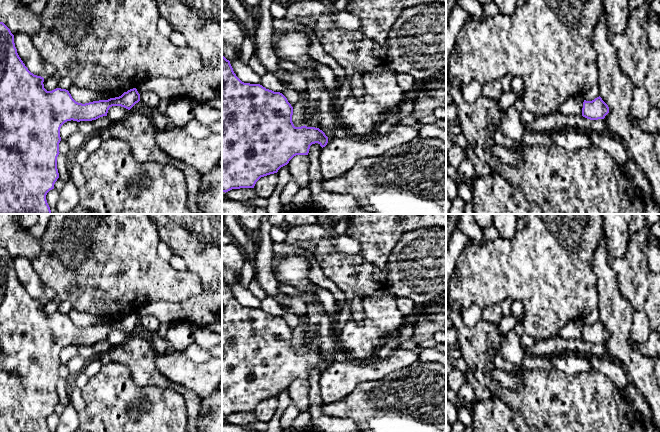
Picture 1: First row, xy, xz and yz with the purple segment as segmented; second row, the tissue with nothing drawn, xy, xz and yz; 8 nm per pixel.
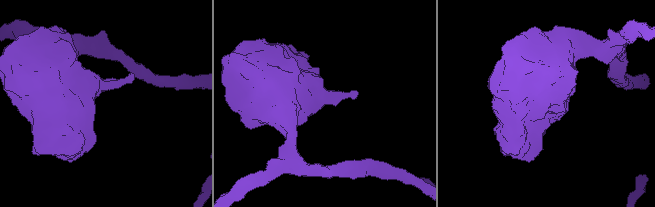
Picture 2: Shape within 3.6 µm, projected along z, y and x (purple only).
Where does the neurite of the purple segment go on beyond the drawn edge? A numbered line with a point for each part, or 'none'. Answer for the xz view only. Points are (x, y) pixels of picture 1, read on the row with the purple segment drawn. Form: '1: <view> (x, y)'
none

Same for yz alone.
none

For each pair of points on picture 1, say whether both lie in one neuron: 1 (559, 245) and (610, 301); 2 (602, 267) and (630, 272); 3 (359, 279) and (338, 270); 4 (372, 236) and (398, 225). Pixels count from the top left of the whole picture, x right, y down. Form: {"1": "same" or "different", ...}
{"1": "different", "2": "different", "3": "same", "4": "same"}

